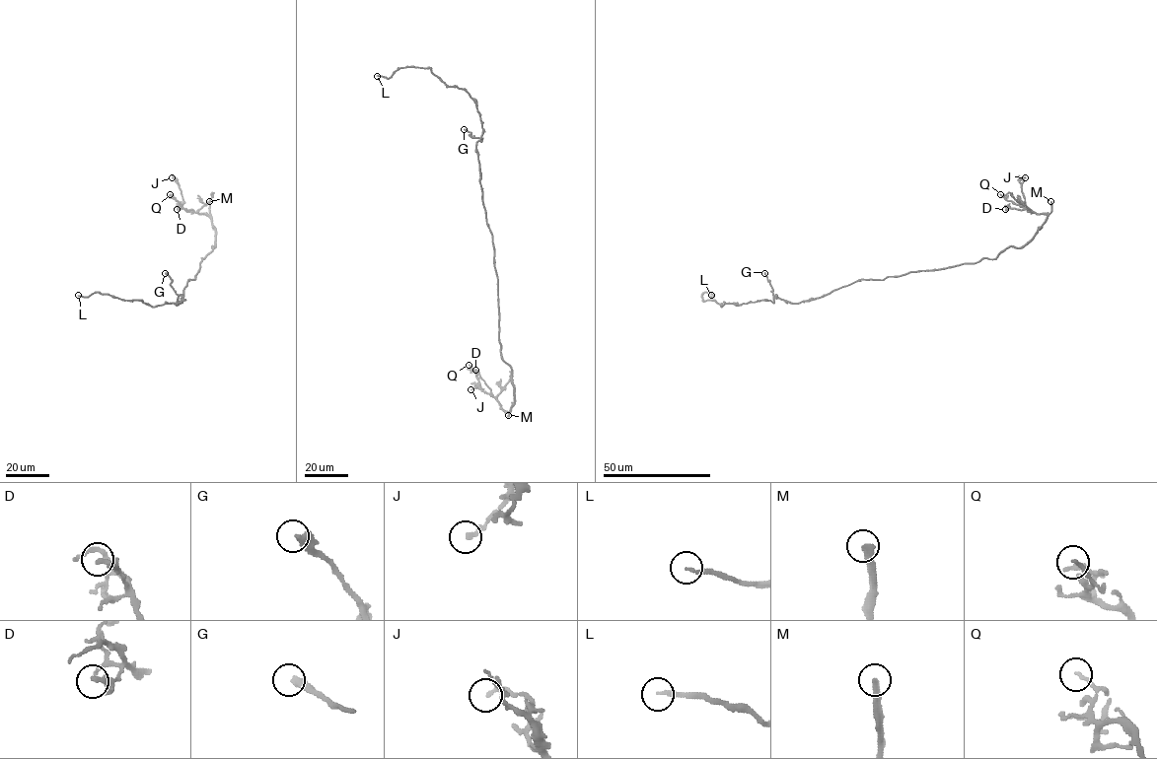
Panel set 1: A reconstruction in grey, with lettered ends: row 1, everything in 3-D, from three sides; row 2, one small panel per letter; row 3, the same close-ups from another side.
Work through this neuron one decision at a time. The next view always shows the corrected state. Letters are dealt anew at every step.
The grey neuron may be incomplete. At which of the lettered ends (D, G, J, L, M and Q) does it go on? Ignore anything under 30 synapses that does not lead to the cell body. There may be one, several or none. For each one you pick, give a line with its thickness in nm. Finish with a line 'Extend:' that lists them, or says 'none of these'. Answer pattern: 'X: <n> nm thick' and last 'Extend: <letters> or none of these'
G: 400 nm thick
L: 150 nm thick
M: 300 nm thick
Extend: G, L, M

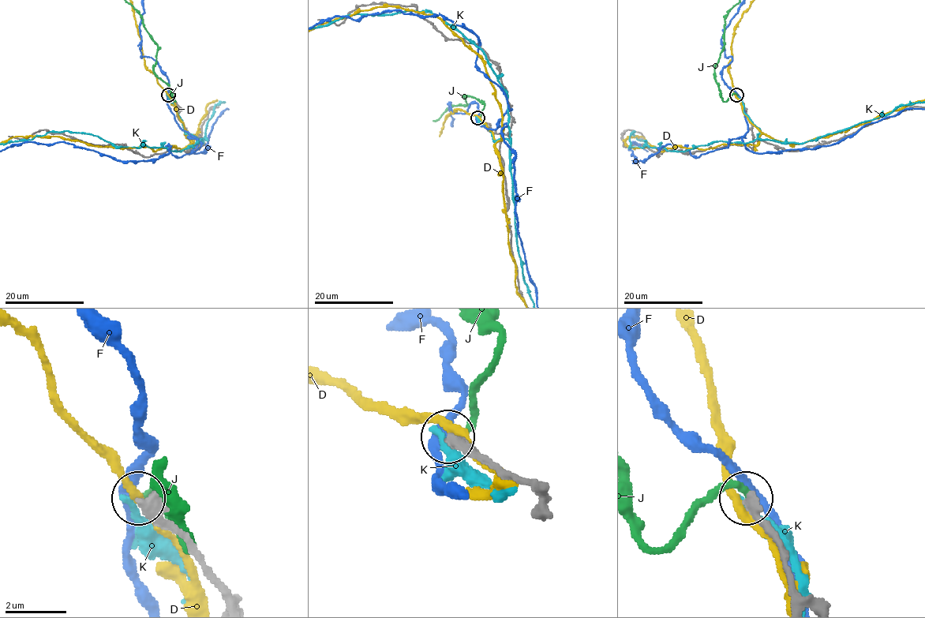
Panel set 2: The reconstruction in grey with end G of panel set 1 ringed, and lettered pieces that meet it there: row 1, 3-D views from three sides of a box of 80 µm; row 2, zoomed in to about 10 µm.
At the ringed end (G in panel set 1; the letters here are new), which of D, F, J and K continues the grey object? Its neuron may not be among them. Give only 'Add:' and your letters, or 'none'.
Add: none

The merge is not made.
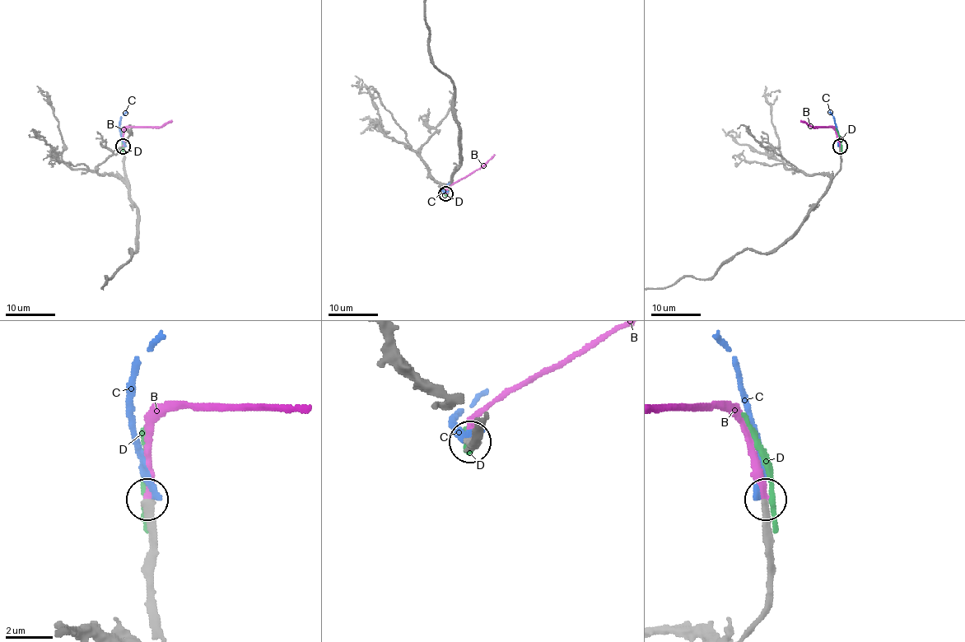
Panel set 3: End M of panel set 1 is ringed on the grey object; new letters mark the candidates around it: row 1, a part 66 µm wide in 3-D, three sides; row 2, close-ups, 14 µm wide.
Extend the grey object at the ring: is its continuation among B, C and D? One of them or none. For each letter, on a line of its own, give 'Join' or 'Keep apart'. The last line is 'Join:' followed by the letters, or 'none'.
B: Join
C: Keep apart
D: Keep apart
Join: B

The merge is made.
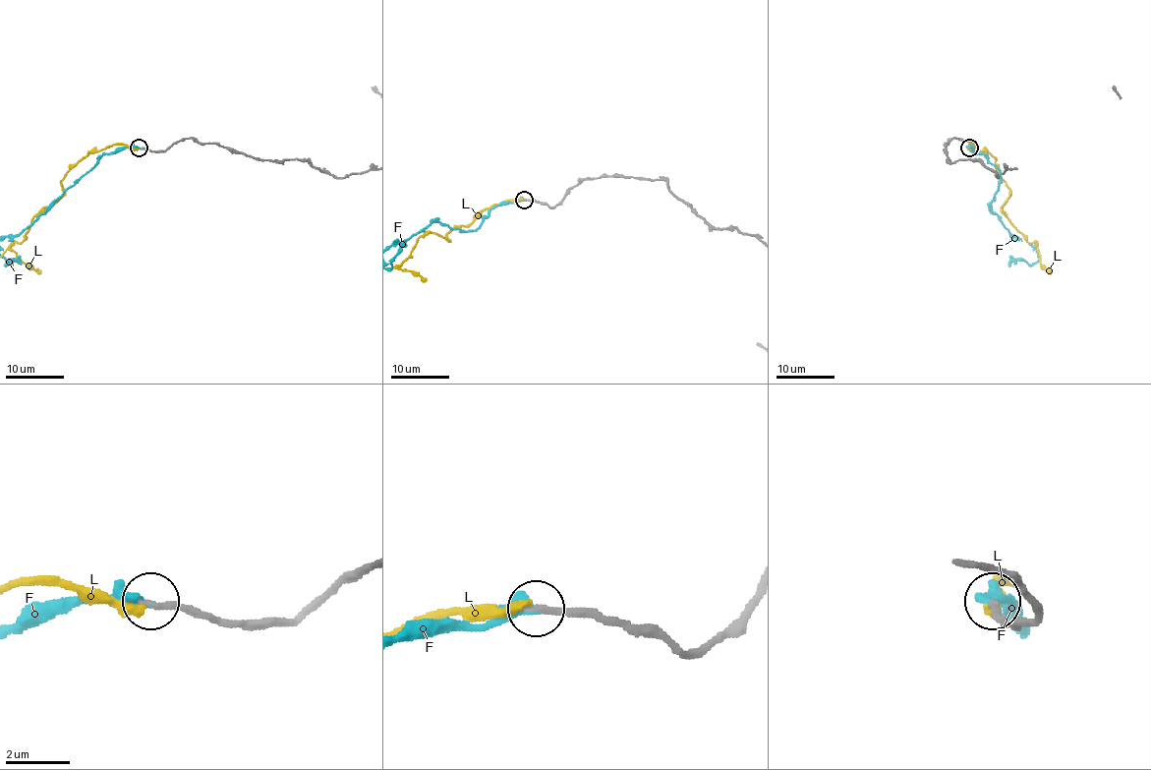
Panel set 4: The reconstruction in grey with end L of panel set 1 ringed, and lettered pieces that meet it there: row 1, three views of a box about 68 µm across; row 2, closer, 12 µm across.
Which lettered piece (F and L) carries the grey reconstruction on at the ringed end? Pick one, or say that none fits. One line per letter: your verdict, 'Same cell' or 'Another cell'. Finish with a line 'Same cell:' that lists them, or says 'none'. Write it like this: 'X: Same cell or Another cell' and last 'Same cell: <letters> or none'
F: Same cell
L: Another cell
Same cell: F

